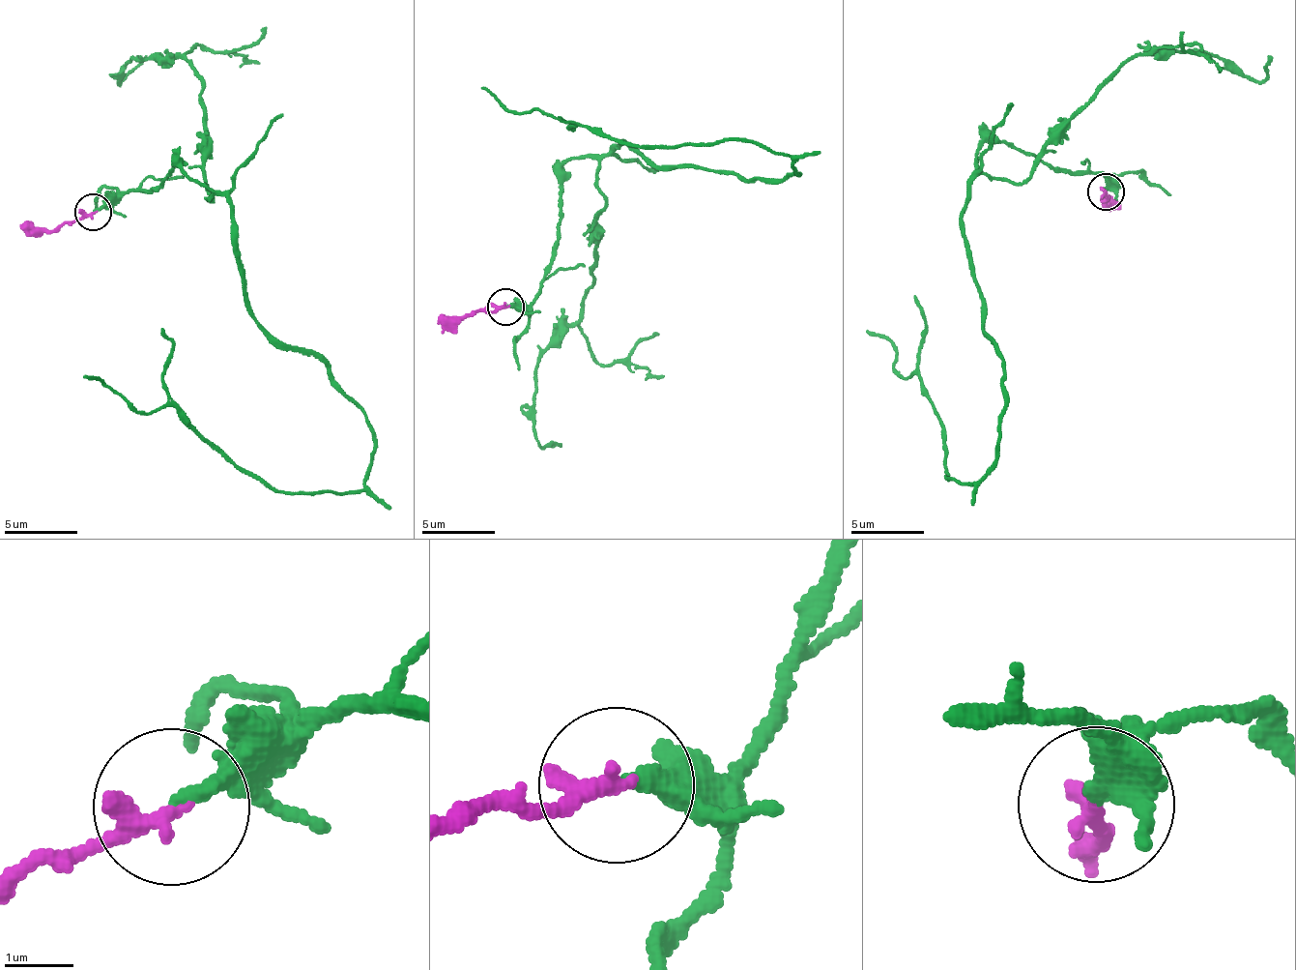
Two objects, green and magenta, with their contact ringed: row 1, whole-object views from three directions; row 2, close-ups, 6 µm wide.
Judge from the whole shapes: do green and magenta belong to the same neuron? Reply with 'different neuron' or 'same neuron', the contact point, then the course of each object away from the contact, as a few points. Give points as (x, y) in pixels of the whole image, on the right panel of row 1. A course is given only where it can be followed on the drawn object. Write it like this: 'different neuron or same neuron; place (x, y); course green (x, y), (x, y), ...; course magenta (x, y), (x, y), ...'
same neuron; place (1106, 191); course green (1107, 191), (987, 144), (969, 182), (1005, 403), (971, 484), (868, 332); course magenta (1107, 191), (1108, 204), (1104, 202), (1107, 194)

